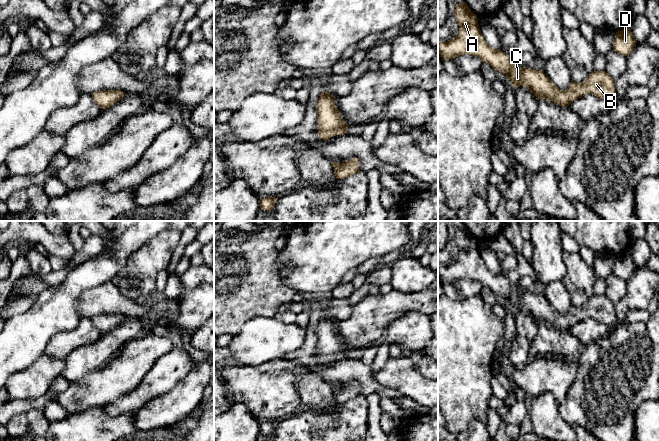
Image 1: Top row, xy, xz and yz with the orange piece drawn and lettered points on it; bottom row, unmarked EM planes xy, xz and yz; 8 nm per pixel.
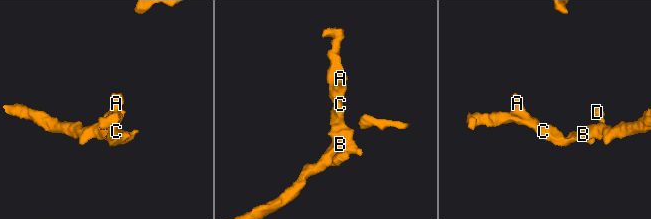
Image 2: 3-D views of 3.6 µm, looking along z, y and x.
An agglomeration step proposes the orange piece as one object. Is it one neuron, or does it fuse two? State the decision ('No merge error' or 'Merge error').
No merge error

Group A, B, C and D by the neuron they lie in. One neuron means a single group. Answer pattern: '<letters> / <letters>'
A B C D

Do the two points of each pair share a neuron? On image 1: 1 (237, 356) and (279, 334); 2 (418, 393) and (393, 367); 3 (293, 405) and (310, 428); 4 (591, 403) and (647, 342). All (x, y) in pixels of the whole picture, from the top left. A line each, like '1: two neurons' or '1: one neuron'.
1: one neuron
2: one neuron
3: two neurons
4: one neuron

